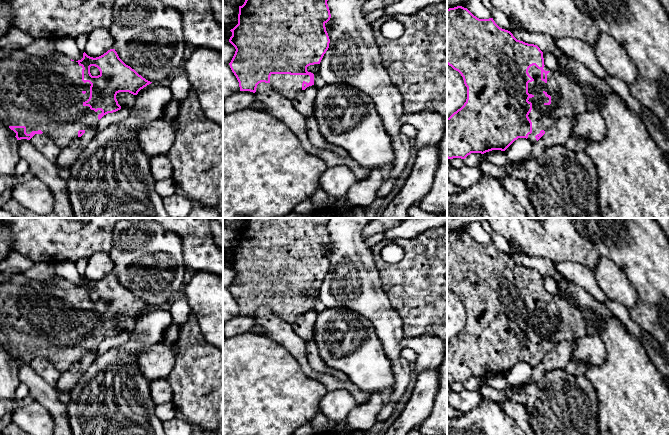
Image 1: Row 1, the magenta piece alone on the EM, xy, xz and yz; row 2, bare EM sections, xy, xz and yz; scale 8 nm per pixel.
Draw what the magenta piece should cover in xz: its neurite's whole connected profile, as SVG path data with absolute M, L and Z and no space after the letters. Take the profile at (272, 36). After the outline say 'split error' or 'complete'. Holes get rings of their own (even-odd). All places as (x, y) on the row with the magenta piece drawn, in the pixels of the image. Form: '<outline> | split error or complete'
M245 0L244 4L239 6L238 24L230 30L232 36L229 42L235 47L236 51L229 65L239 82L240 91L255 93L257 85L261 82L265 82L269 83L280 95L293 100L300 91L314 85L314 74L308 72L307 67L314 64L320 64L324 54L329 48L330 39L325 24L330 20L331 14L327 1L328 0Z | split error

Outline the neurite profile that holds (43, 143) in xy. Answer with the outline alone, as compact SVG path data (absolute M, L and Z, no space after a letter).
M35 134L30 142L33 146L48 160L56 162L58 155L61 152L61 148L53 141L53 139L47 134Z

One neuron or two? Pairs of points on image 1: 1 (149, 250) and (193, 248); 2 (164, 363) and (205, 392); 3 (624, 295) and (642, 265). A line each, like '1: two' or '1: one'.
1: two
2: two
3: two

